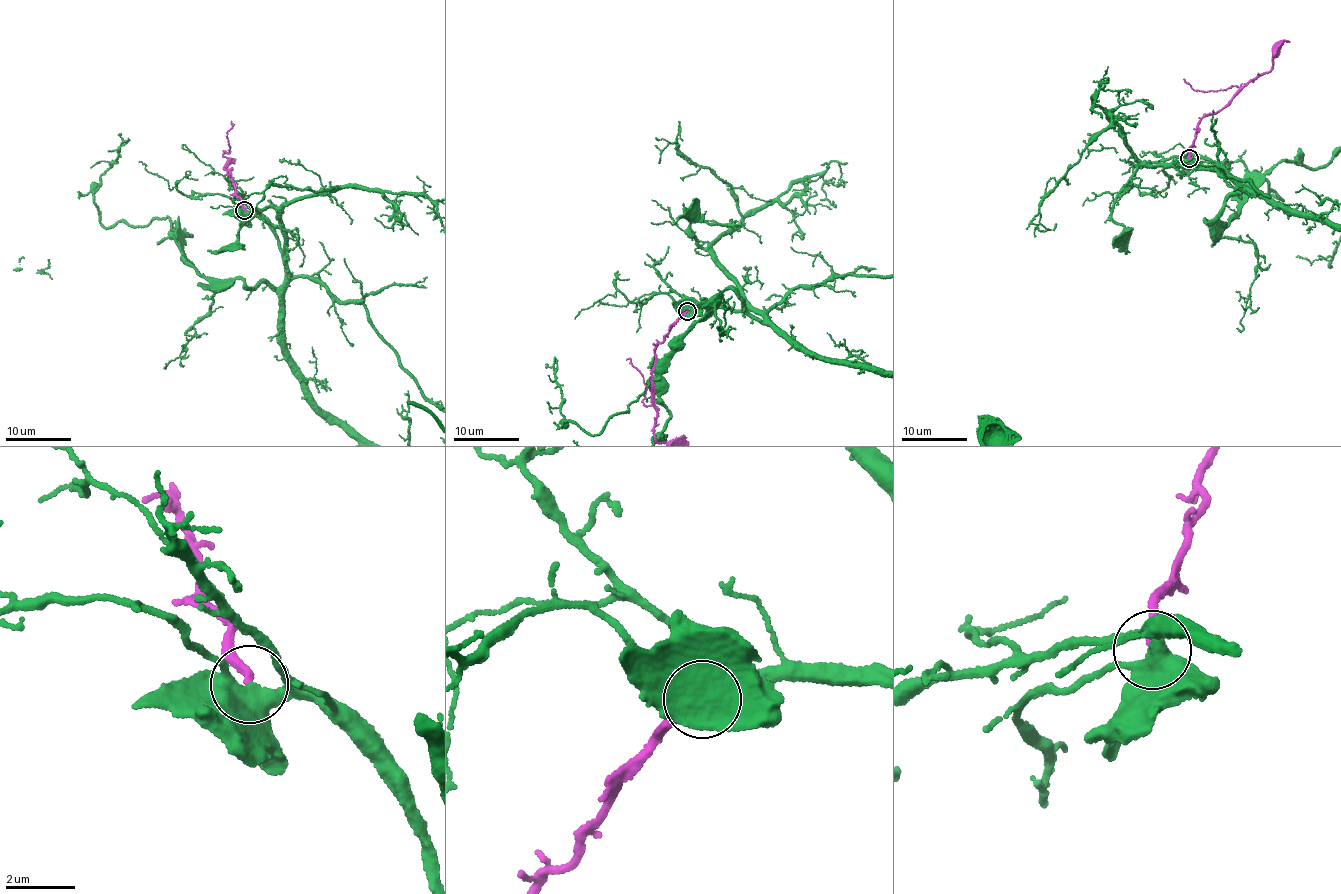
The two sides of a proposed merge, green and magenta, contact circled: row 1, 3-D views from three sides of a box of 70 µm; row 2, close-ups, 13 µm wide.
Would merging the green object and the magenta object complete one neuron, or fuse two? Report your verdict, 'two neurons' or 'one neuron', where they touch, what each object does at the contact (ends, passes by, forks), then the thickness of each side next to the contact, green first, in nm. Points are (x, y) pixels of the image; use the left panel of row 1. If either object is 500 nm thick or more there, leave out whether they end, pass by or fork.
one neuron | (244, 210) | green forks | magenta ends | 440/260 nm

